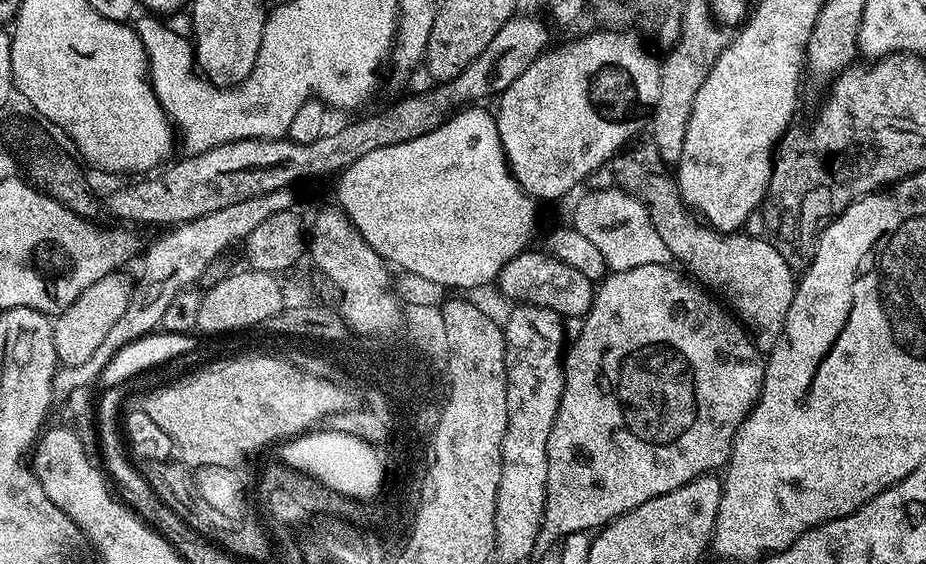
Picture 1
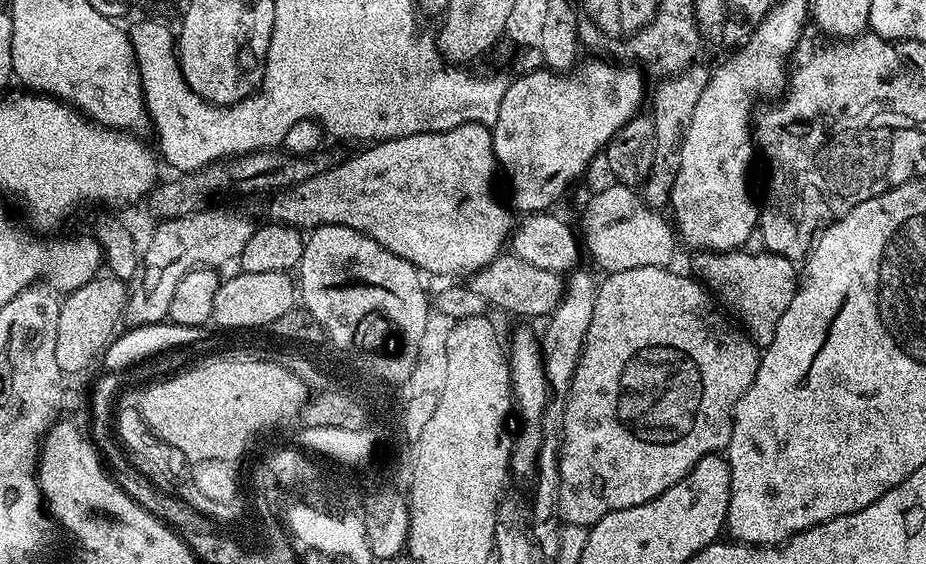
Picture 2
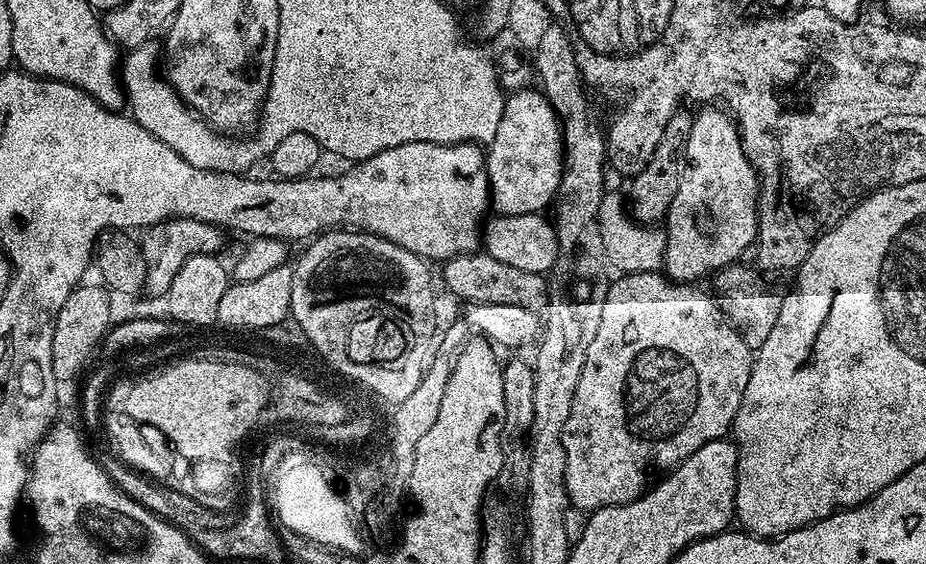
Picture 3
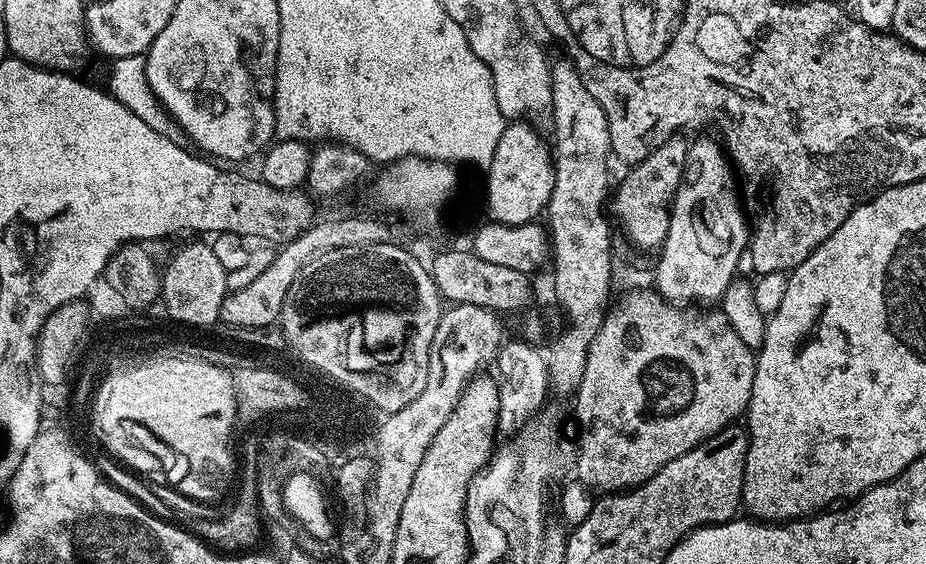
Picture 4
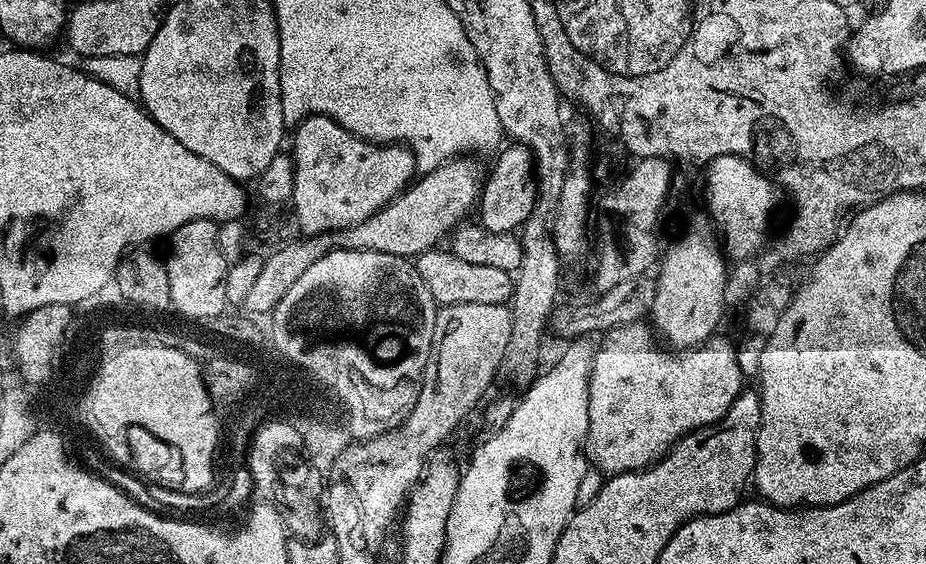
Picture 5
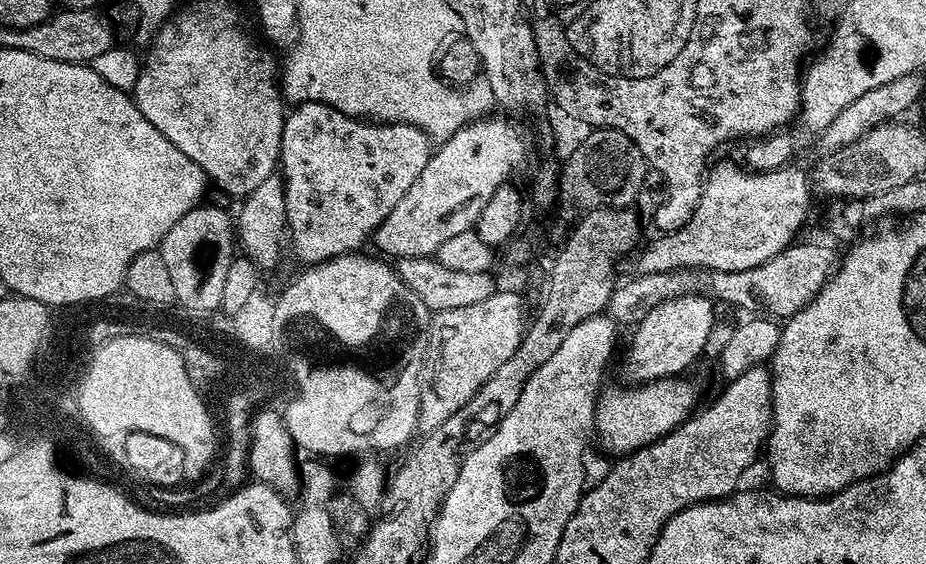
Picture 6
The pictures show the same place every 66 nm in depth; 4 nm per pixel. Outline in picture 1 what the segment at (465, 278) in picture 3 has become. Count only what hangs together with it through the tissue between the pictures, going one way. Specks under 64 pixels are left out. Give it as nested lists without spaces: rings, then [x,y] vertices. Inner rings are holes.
[[[543,250],[532,251],[520,252],[513,260],[506,262],[506,266],[502,266],[498,277],[501,294],[506,299],[512,300],[511,302],[537,304],[550,309],[552,312],[559,312],[561,317],[564,318],[569,318],[568,316],[577,316],[577,318],[587,316],[592,308],[593,281],[588,280],[586,274],[574,270],[574,266],[549,256]]]

